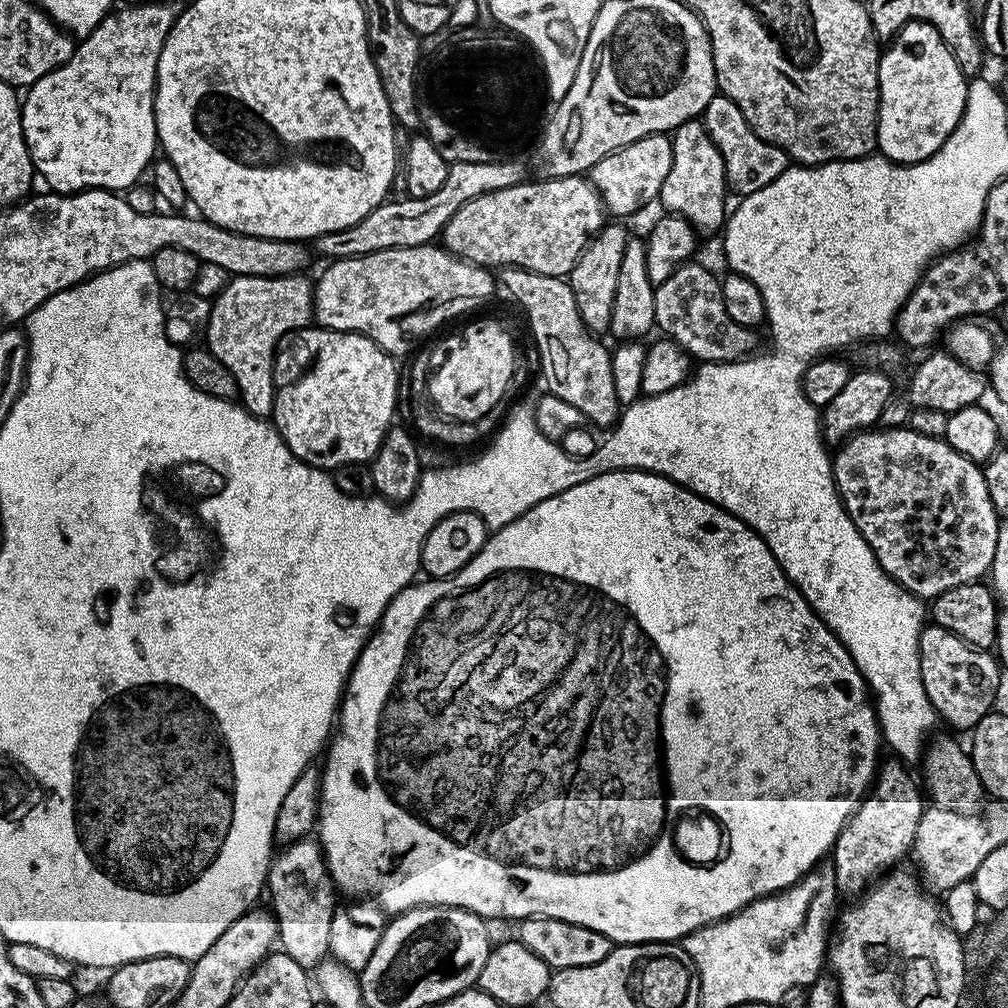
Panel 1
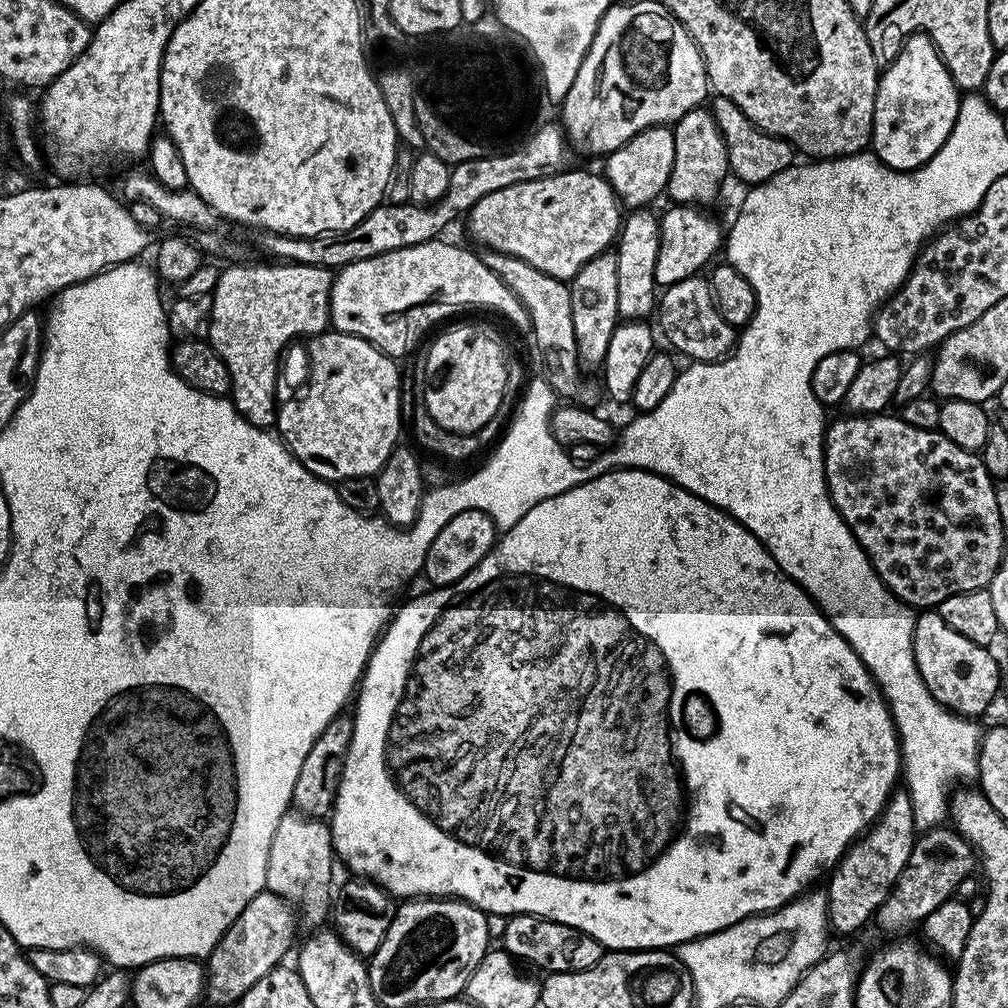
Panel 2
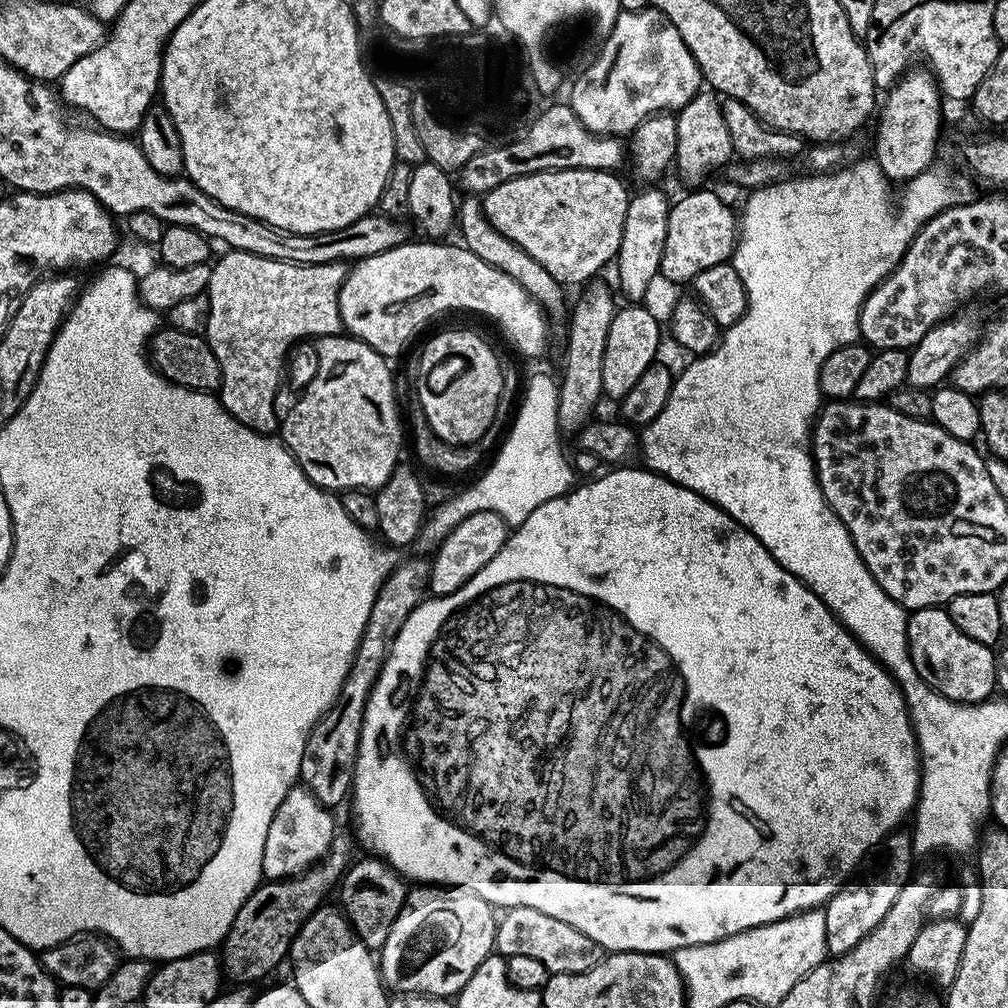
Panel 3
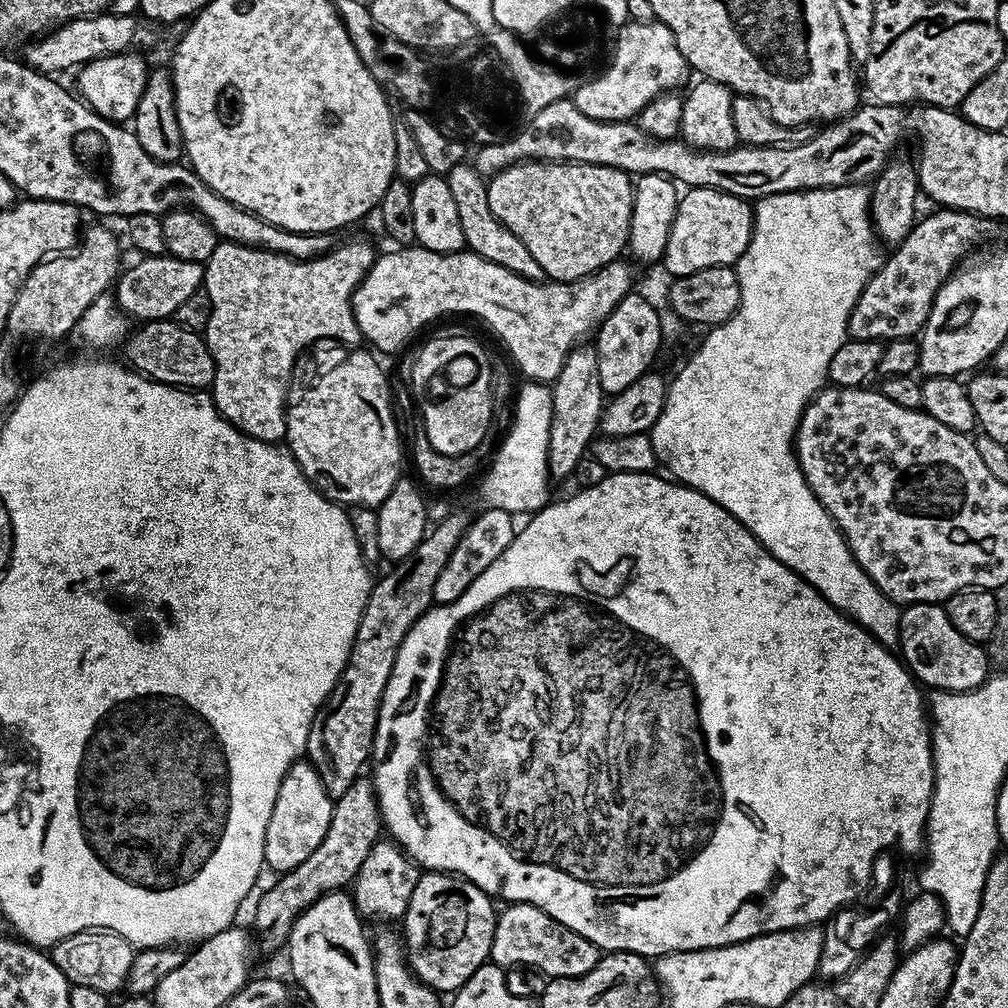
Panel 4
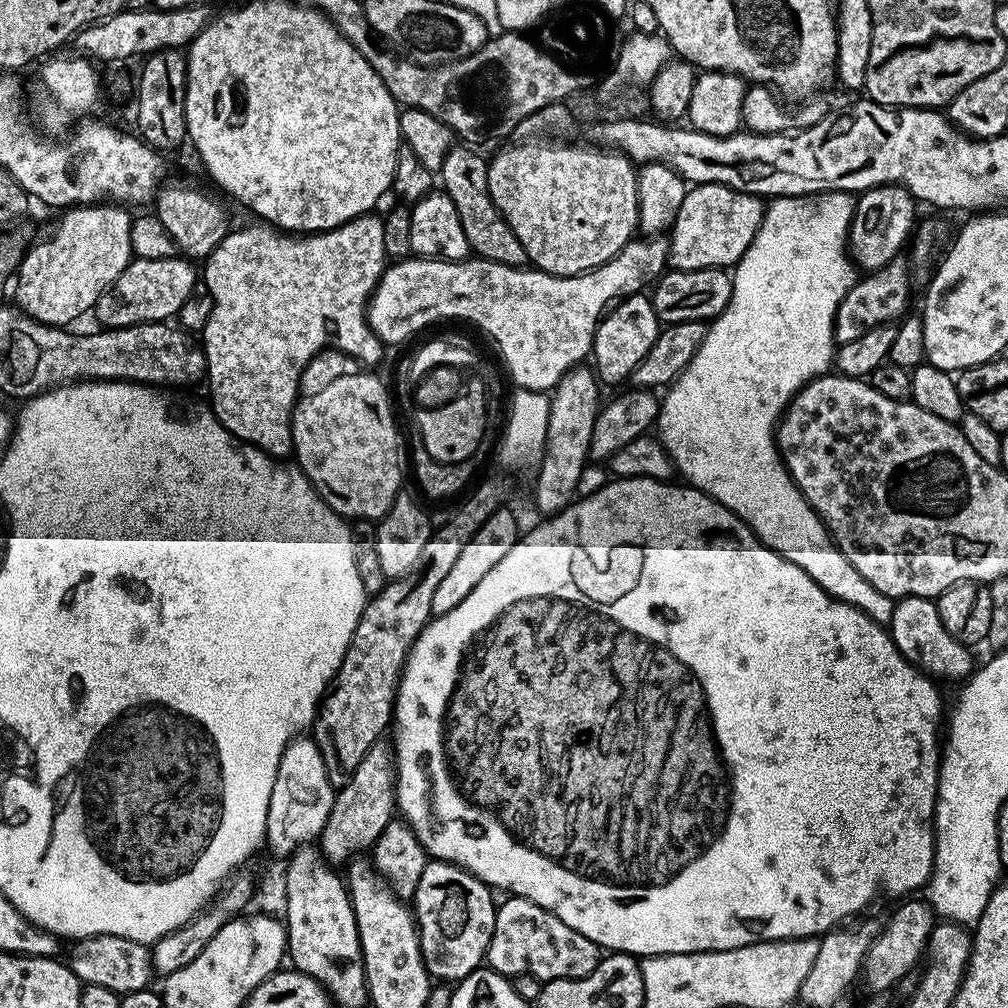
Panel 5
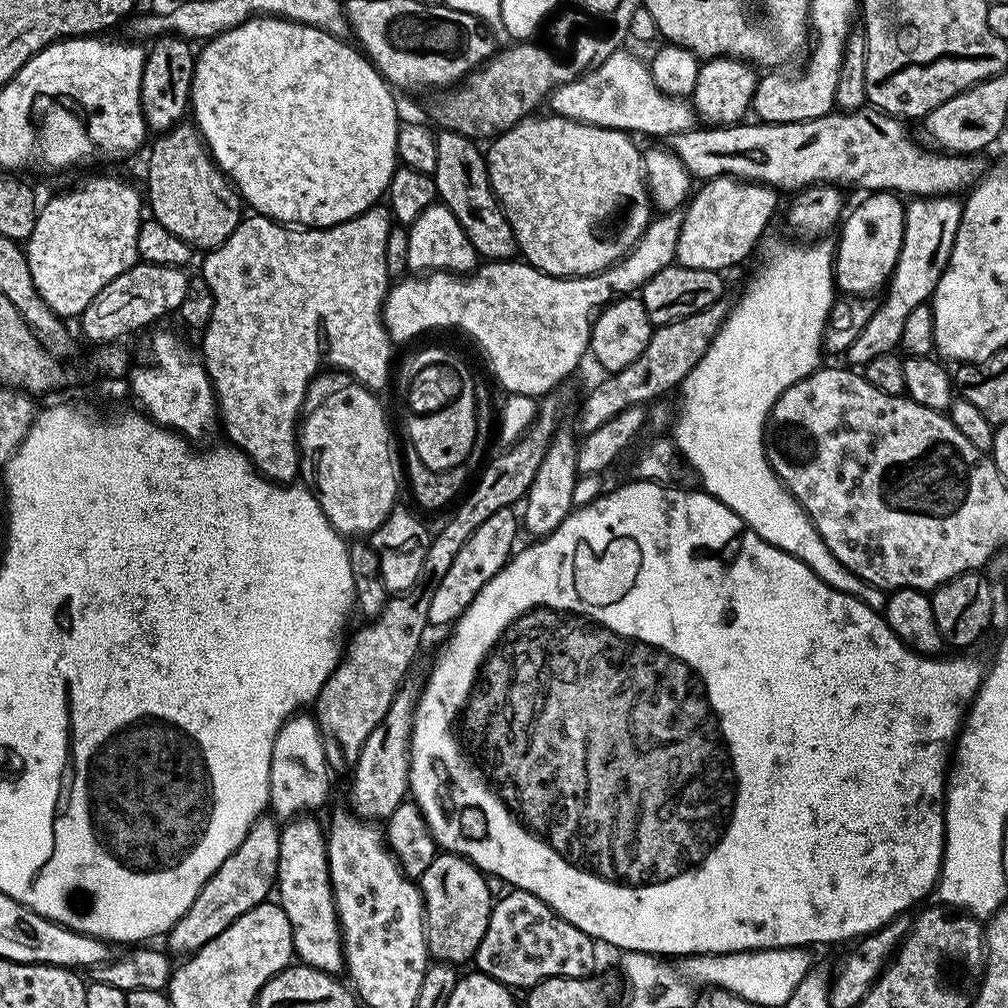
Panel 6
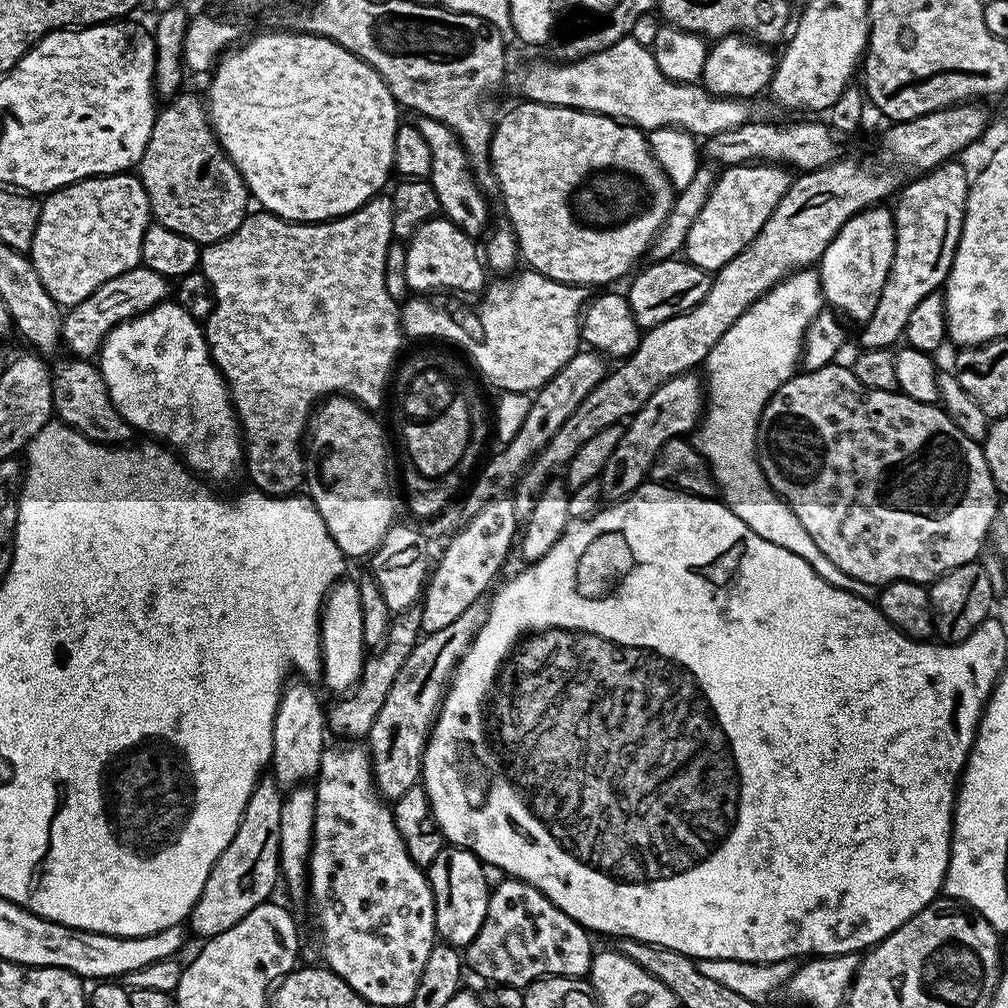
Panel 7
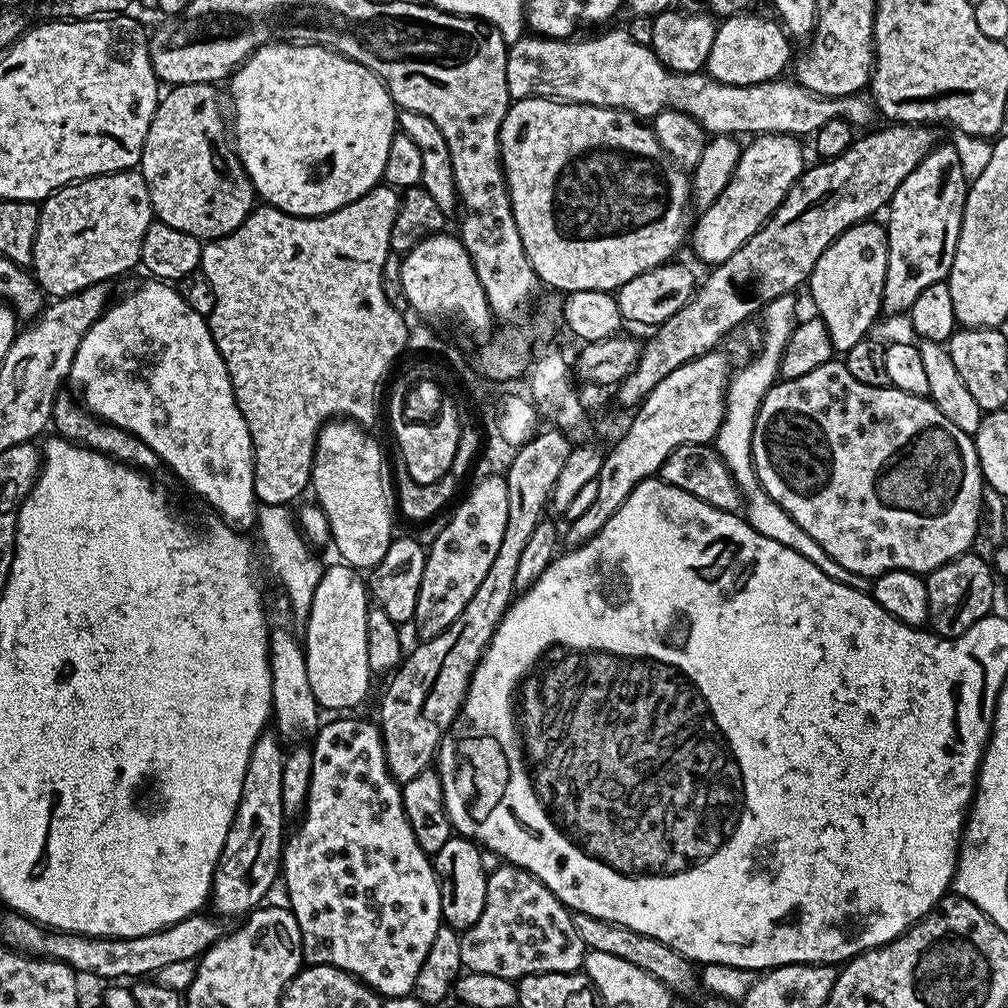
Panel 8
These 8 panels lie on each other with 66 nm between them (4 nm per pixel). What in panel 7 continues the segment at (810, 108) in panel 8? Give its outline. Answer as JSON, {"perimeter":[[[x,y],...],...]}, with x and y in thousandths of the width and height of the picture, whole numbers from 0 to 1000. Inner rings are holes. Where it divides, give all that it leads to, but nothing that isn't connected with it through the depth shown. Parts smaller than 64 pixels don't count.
{"perimeter":[[[625,38],[609,42],[596,53],[585,54],[576,60],[563,60],[559,63],[544,63],[541,67],[536,63],[526,64],[516,75],[516,91],[520,94],[517,96],[529,103],[545,103],[559,107],[572,107],[578,111],[592,111],[594,115],[603,115],[606,119],[627,123],[636,129],[676,127],[677,130],[684,131],[691,137],[701,137],[723,131],[747,118],[745,102],[742,99],[732,99],[728,95],[708,95],[701,91],[697,82],[694,81],[678,83],[661,77],[661,73],[653,69],[653,62],[649,62],[647,49]]]}

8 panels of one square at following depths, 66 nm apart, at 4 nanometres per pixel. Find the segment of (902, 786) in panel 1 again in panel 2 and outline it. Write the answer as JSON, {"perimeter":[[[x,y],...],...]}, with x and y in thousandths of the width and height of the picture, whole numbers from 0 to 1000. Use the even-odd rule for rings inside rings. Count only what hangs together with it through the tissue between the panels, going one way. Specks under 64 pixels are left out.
{"perimeter":[[[890,785],[881,801],[877,803],[873,813],[846,836],[820,870],[820,873],[822,872],[821,878],[819,878],[821,916],[826,926],[834,925],[835,928],[841,929],[844,925],[851,924],[860,913],[864,914],[868,910],[869,904],[877,898],[886,879],[893,873],[895,863],[899,863],[899,855],[903,855],[903,843],[909,837],[910,825],[905,793],[901,790],[900,785]]]}

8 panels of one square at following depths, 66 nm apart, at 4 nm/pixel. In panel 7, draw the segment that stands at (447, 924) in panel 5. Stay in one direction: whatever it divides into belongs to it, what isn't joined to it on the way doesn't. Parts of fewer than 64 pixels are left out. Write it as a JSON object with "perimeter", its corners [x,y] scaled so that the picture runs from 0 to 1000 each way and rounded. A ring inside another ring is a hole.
{"perimeter":[[[441,839],[431,851],[431,855],[423,863],[425,877],[431,887],[431,899],[433,900],[433,927],[439,936],[448,937],[454,941],[463,940],[466,935],[470,935],[470,927],[478,923],[478,915],[482,911],[482,899],[486,888],[486,876],[480,870],[481,858],[470,846],[461,841]]]}

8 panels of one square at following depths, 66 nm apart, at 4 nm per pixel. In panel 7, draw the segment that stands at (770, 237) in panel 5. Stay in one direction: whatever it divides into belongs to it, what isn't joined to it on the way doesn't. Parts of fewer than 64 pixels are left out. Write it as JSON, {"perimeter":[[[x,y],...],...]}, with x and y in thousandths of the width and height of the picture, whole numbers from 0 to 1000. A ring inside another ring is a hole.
{"perimeter":[[[806,268],[788,270],[776,281],[768,283],[759,294],[753,294],[736,315],[712,335],[700,358],[700,404],[692,422],[692,443],[706,464],[706,473],[716,489],[717,499],[736,514],[752,534],[760,534],[760,538],[768,538],[768,542],[792,550],[792,554],[804,558],[819,577],[856,595],[868,596],[870,580],[835,569],[835,565],[812,546],[808,534],[800,530],[800,522],[792,518],[781,498],[763,482],[750,451],[750,426],[754,424],[754,412],[758,410],[762,396],[791,368],[798,347],[798,328],[814,305],[813,273]]]}

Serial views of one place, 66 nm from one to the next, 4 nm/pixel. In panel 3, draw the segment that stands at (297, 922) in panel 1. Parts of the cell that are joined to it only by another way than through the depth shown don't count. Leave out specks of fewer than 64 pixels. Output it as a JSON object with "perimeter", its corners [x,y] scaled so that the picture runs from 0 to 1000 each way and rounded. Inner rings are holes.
{"perimeter":[[[291,780],[280,792],[272,812],[268,815],[268,823],[264,823],[264,839],[260,839],[260,866],[266,873],[285,873],[317,856],[325,848],[329,833],[333,830],[335,818],[329,814],[330,807],[312,792],[307,782]]]}

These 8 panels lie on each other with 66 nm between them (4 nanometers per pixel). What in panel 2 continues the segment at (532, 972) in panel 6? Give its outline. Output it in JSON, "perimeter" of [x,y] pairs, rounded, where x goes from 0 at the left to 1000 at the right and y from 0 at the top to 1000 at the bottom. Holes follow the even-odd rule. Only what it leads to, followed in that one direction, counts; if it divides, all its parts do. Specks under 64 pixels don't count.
{"perimeter":[[[505,909],[501,917],[504,918],[500,921],[499,943],[521,957],[540,960],[541,965],[585,962],[585,958],[595,953],[601,943],[585,927],[556,917],[553,913],[544,913],[541,909]]]}

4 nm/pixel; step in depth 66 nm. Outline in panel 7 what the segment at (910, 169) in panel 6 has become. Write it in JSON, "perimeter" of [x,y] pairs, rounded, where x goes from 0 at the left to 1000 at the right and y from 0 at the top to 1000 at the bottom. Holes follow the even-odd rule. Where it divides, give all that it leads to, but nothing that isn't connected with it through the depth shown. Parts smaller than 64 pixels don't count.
{"perimeter":[[[743,121],[732,125],[723,131],[711,135],[701,136],[696,151],[699,156],[707,159],[707,164],[725,165],[728,163],[744,163],[747,161],[761,161],[775,165],[785,165],[795,172],[807,171],[810,167],[818,167],[830,158],[830,140],[827,138],[825,128],[820,127],[816,121],[810,123],[750,123]]]}

